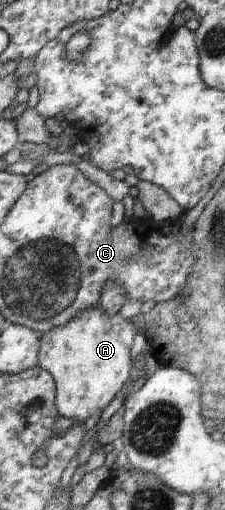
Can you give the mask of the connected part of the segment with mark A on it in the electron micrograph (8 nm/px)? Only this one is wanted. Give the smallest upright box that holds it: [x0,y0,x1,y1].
[40,305,136,423]

